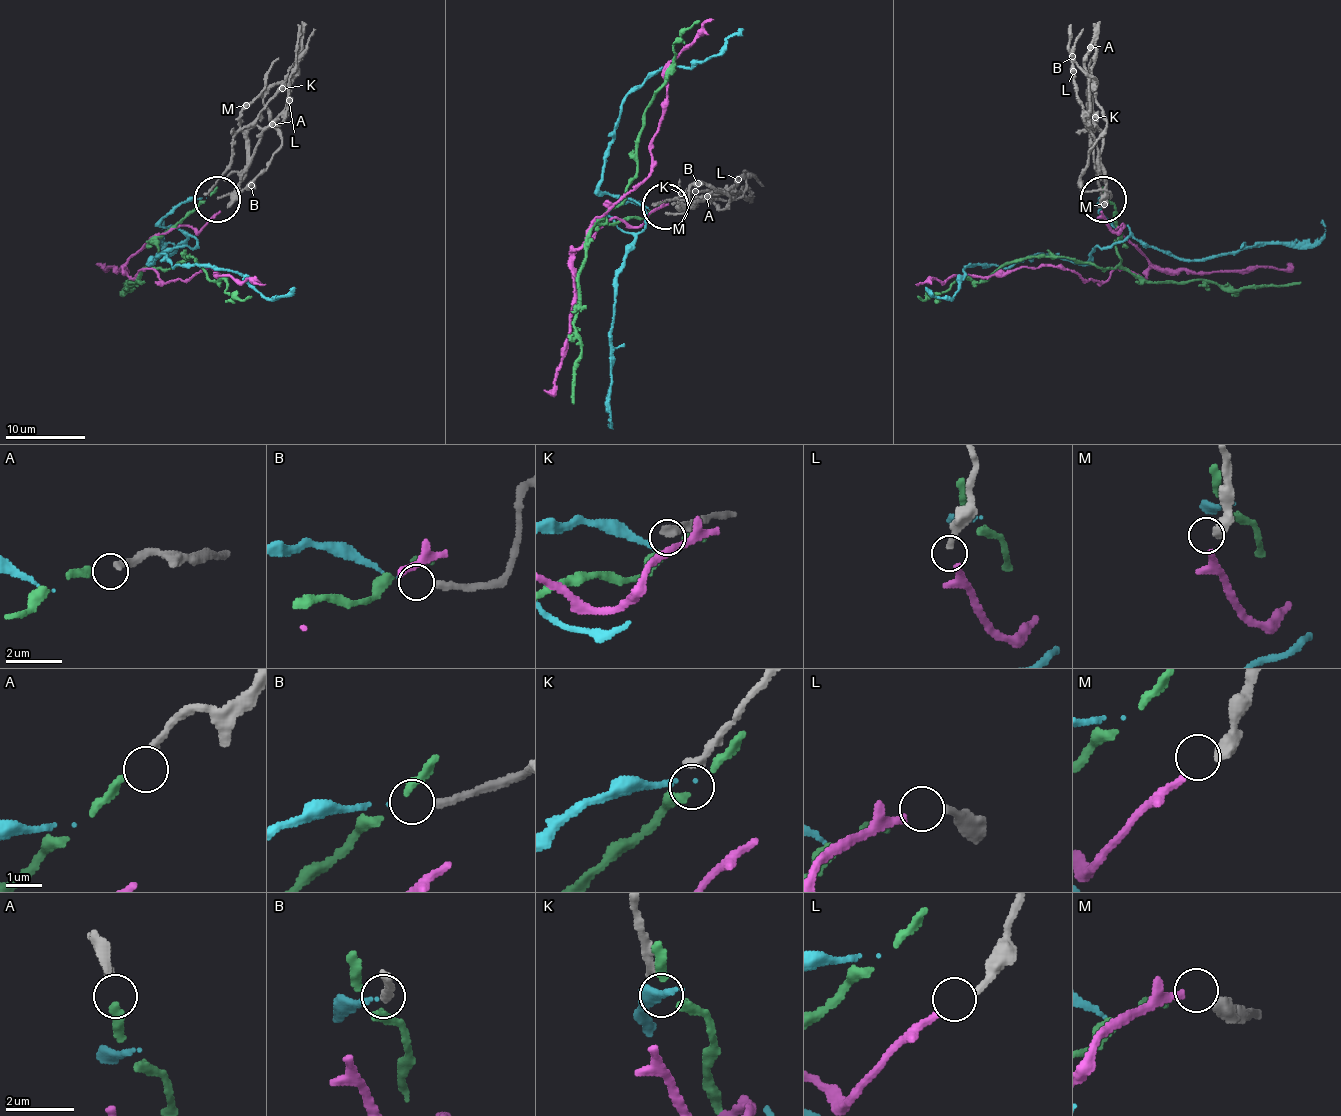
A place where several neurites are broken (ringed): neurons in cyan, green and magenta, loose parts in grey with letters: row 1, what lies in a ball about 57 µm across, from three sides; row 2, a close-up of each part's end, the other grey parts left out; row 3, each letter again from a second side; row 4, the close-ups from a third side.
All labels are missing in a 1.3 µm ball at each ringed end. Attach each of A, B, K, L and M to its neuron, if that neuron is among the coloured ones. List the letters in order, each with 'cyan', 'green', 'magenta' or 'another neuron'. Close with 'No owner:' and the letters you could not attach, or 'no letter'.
A: green
B: cyan
K: another neuron
L: another neuron
M: magenta
No owner: K, L

